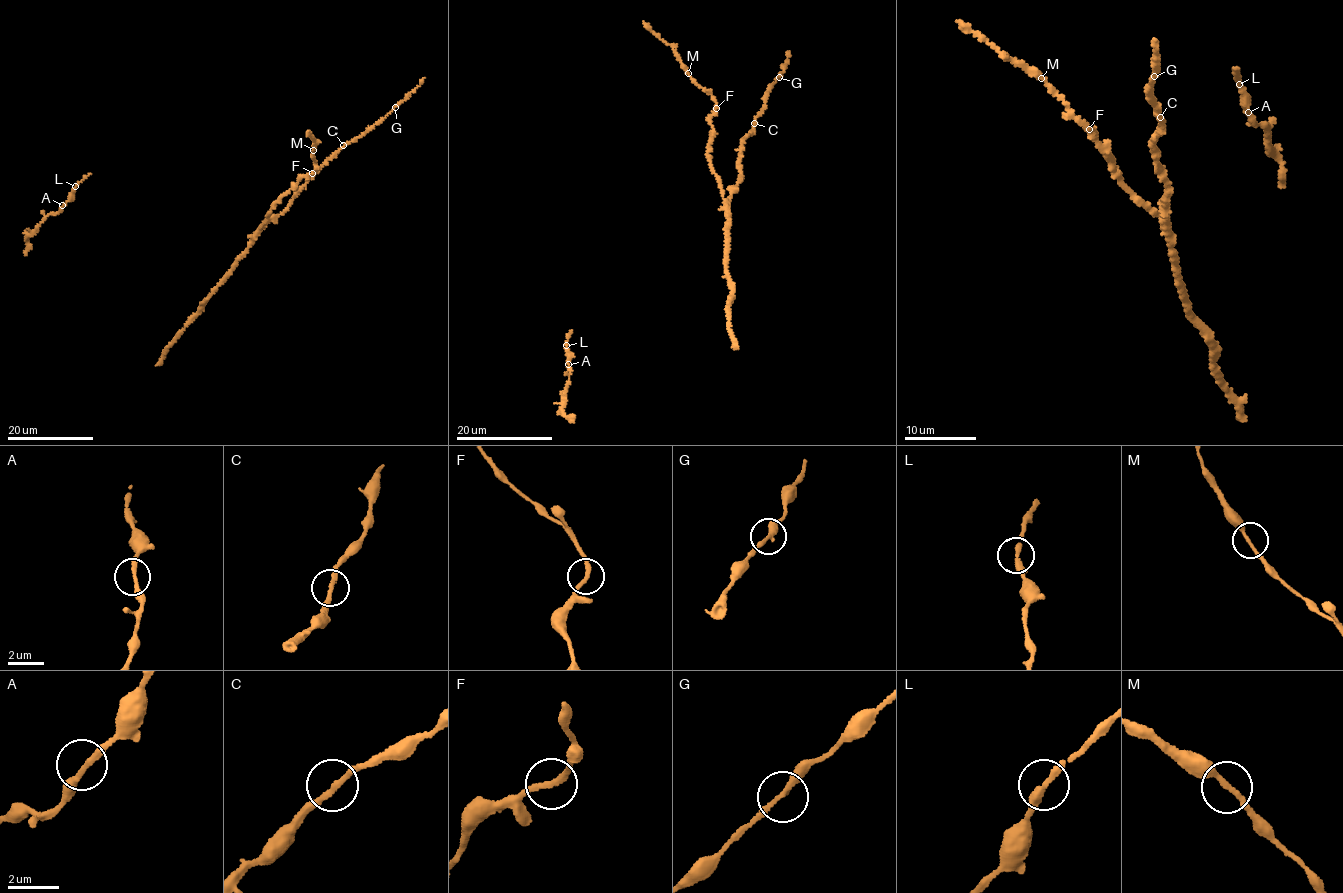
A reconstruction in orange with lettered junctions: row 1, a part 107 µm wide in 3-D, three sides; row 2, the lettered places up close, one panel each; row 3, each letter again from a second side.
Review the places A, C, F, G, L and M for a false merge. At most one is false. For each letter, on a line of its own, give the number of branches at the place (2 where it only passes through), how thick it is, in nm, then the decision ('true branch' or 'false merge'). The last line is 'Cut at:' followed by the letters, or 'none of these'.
A: 2 | 220 nm | true branch
C: 2 | 220 nm | true branch
F: 2 | 240 nm | true branch
G: 2 | 200 nm | true branch
L: 2 | 280 nm | true branch
M: 2 | 200 nm | true branch
Cut at: none of these

